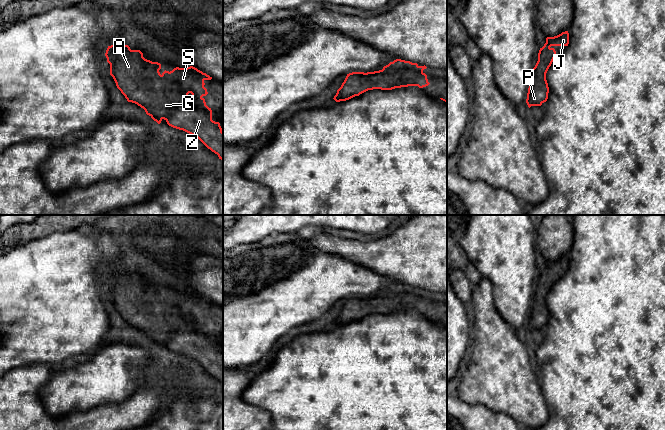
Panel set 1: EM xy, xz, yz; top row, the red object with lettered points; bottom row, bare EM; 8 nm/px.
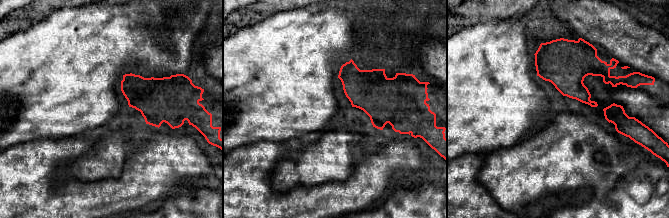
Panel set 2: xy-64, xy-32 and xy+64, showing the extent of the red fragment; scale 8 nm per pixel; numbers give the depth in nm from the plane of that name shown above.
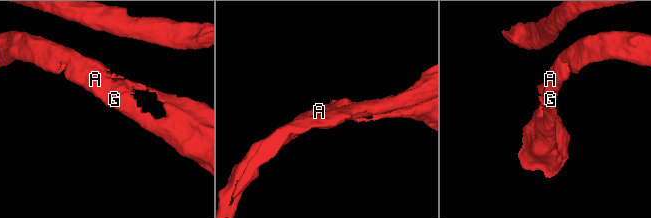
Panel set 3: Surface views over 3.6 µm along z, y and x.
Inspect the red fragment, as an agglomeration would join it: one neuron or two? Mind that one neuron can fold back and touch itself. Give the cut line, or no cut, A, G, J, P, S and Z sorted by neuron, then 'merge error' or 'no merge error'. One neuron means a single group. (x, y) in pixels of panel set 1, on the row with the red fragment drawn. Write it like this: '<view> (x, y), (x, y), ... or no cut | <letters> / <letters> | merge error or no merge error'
no cut | A G J P S Z | no merge error

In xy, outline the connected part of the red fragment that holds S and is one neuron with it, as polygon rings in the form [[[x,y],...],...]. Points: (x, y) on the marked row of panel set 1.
[[[128,45],[108,46],[105,56],[110,64],[110,75],[128,102],[143,108],[158,124],[164,119],[169,126],[197,137],[223,160],[223,131],[220,123],[212,120],[212,110],[203,98],[208,94],[204,81],[212,77],[193,66],[176,67],[161,74],[160,63],[145,59],[140,50],[131,50]]]

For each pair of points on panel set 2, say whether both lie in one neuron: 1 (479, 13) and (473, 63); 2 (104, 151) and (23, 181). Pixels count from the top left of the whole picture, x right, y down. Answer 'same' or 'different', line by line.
1: different
2: different

